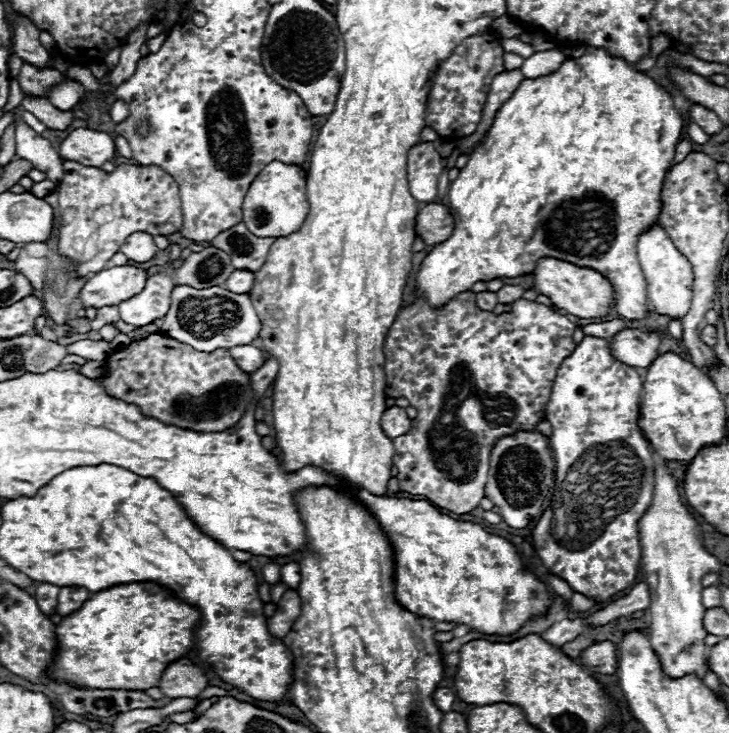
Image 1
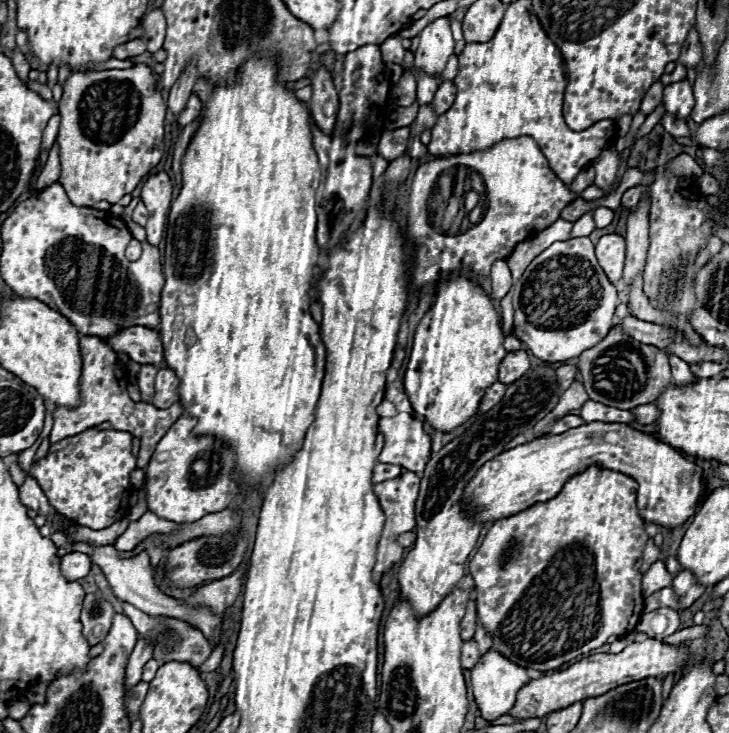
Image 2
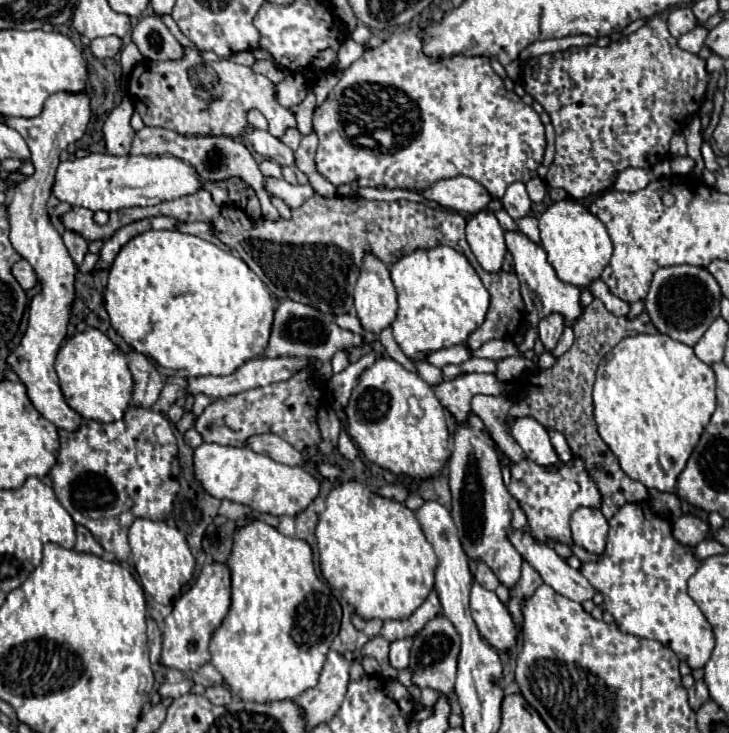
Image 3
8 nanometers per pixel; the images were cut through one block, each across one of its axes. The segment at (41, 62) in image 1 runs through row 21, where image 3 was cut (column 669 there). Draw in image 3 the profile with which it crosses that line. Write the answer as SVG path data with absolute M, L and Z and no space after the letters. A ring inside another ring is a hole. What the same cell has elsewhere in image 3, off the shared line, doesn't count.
M678 6L668 14L668 30L674 38L680 38L682 34L694 30L696 24L698 24L698 20L690 6Z

